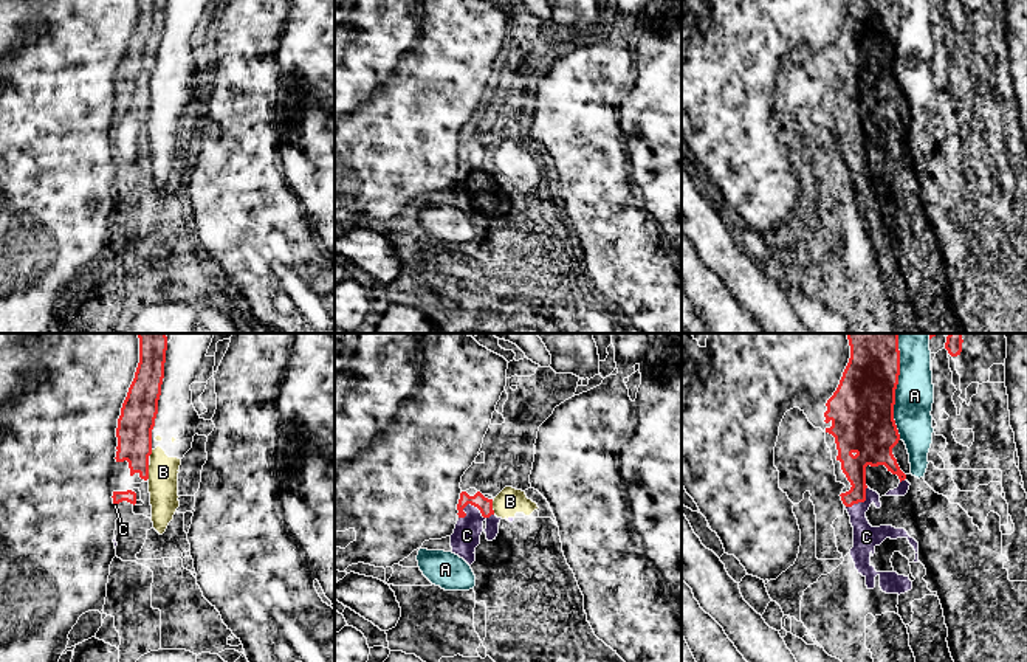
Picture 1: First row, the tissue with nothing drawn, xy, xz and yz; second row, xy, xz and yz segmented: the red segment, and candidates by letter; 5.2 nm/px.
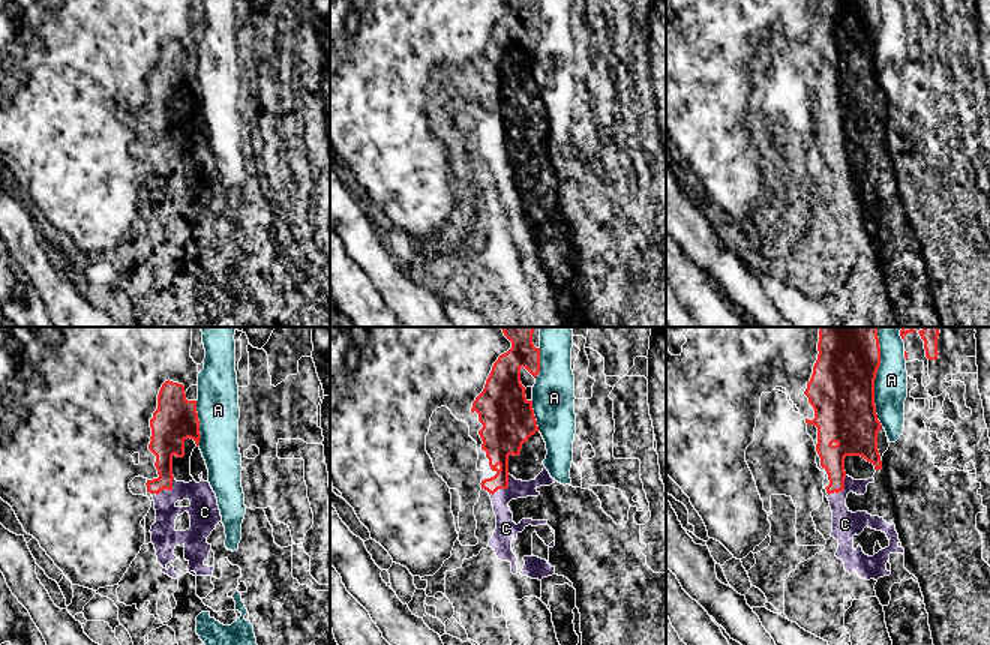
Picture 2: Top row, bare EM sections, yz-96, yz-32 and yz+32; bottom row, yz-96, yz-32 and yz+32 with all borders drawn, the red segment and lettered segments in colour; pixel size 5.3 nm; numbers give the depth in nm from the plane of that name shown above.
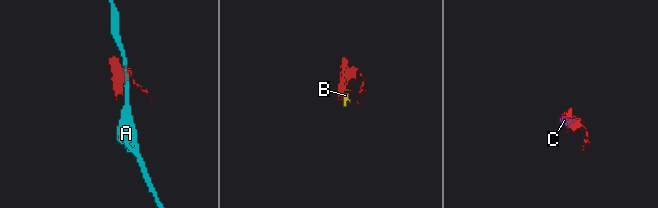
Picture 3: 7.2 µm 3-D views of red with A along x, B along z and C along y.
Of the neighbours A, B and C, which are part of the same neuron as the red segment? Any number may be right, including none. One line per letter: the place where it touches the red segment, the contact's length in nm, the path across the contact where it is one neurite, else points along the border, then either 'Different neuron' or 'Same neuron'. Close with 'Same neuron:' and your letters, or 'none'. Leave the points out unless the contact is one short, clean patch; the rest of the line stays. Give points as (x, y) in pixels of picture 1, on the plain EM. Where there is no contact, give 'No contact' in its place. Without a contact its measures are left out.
A: Touches red at yz (894, 47). Shared border 480 nm. Different neuron
B: Touches red at xy (147, 124). Shared border 70 nm. Boundary: xy (147, 118), (149, 131). Different neuron
C: Touches red at xz (473, 157). Shared border 190 nm. Same neuron
Same neuron: C

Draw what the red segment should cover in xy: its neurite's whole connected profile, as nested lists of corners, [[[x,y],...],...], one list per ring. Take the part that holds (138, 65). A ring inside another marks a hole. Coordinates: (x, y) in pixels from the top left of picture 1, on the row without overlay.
[[[139,0],[139,16],[135,25],[135,31],[129,40],[127,50],[121,60],[118,71],[116,90],[116,115],[129,115],[130,129],[135,126],[141,132],[149,132],[149,109],[152,107],[152,82],[158,67],[158,53],[161,48],[161,37],[164,31],[167,0]]]

